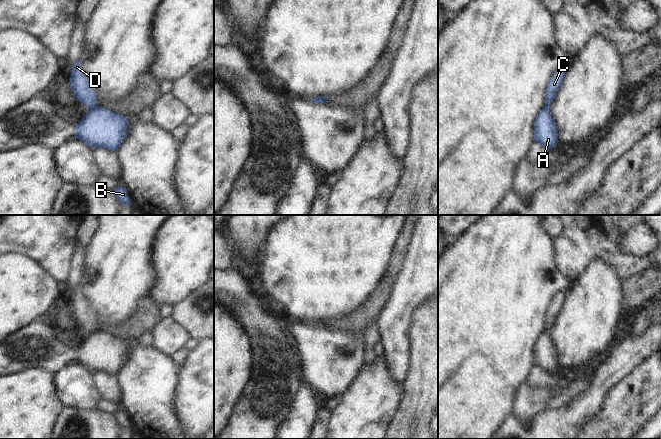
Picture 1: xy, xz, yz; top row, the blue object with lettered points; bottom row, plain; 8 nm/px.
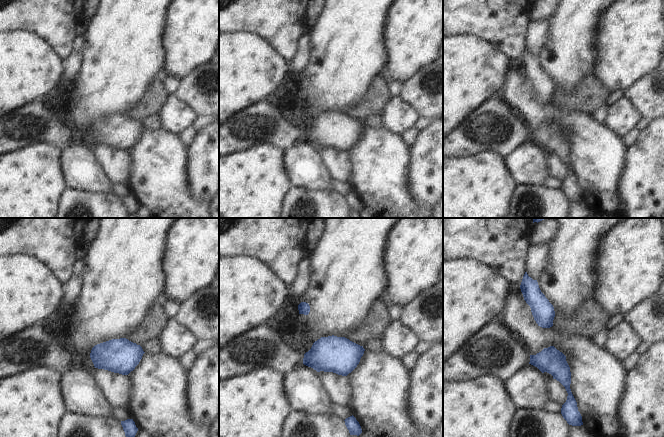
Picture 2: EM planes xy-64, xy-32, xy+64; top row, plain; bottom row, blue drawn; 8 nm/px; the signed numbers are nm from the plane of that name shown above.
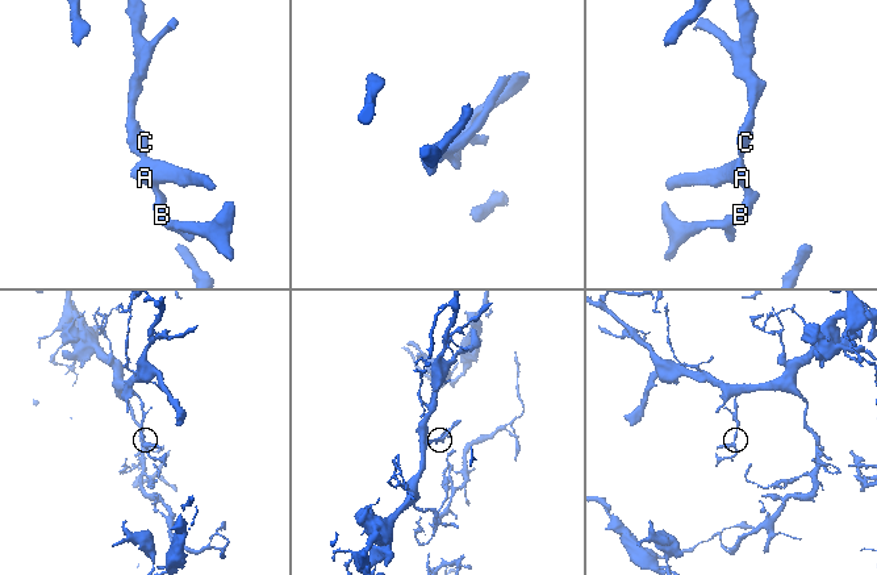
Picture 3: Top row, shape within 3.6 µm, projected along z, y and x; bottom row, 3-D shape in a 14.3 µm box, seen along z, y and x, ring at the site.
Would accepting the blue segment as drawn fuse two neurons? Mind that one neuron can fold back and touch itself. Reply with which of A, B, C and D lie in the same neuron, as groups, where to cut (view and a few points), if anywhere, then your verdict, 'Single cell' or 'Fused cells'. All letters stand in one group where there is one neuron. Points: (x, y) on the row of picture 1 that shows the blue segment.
Groups: A B / C D. Split along xy (97, 106), (90, 110). Fused cells.

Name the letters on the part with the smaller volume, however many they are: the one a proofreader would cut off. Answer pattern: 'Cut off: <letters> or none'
Cut off: A, B.

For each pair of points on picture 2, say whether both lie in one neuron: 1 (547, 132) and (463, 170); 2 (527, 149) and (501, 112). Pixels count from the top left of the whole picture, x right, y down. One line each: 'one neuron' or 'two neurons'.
1: two neurons
2: two neurons

